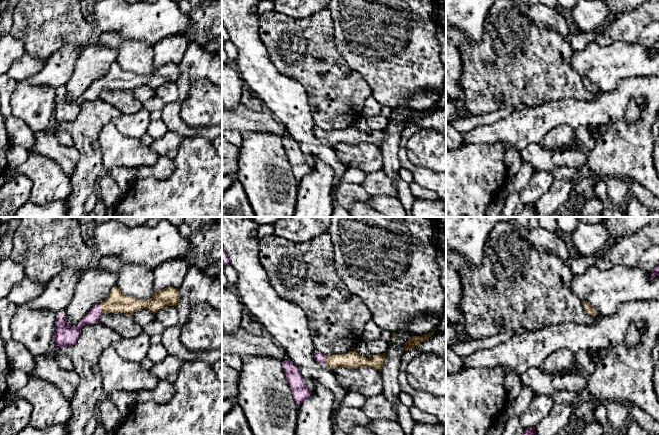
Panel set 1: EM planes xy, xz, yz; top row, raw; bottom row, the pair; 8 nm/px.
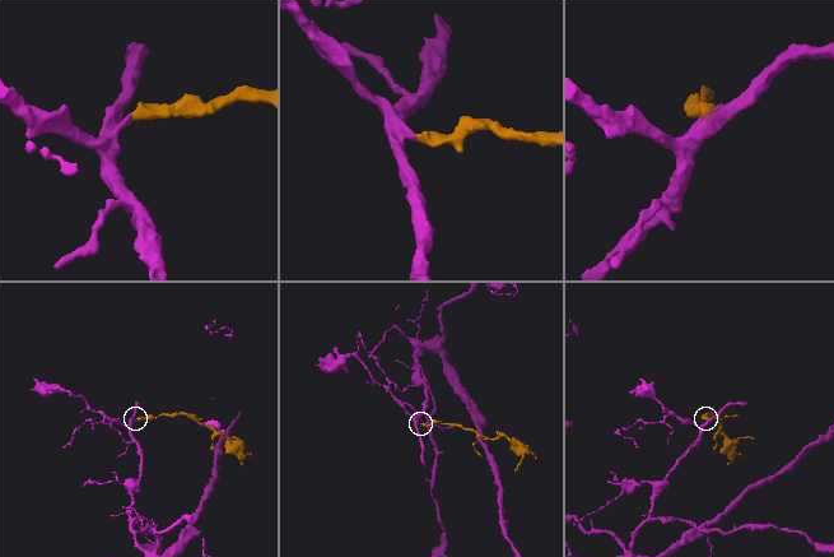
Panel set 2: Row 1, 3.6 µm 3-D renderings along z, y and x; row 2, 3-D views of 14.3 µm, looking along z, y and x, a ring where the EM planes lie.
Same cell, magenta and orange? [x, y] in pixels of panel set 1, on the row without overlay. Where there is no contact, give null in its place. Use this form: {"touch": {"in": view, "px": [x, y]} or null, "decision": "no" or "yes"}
{"touch": {"in": "xy", "px": [100, 84]}, "decision": "yes"}

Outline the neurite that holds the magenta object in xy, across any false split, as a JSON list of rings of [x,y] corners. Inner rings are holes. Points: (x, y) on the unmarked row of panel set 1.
[[[115,61],[109,72],[100,80],[95,81],[76,102],[69,101],[63,88],[58,90],[55,98],[54,117],[57,123],[68,123],[75,120],[80,112],[83,101],[98,99],[102,89],[133,90],[142,85],[152,89],[168,82],[177,82],[180,77],[179,64],[168,63],[154,68],[150,76],[140,76],[133,72],[124,71]]]

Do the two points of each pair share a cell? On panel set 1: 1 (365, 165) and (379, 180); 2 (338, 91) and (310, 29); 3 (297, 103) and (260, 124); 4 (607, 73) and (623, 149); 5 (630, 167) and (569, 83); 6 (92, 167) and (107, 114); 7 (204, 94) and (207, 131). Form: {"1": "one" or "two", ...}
{"1": "two", "2": "one", "3": "two", "4": "two", "5": "two", "6": "one", "7": "two"}

